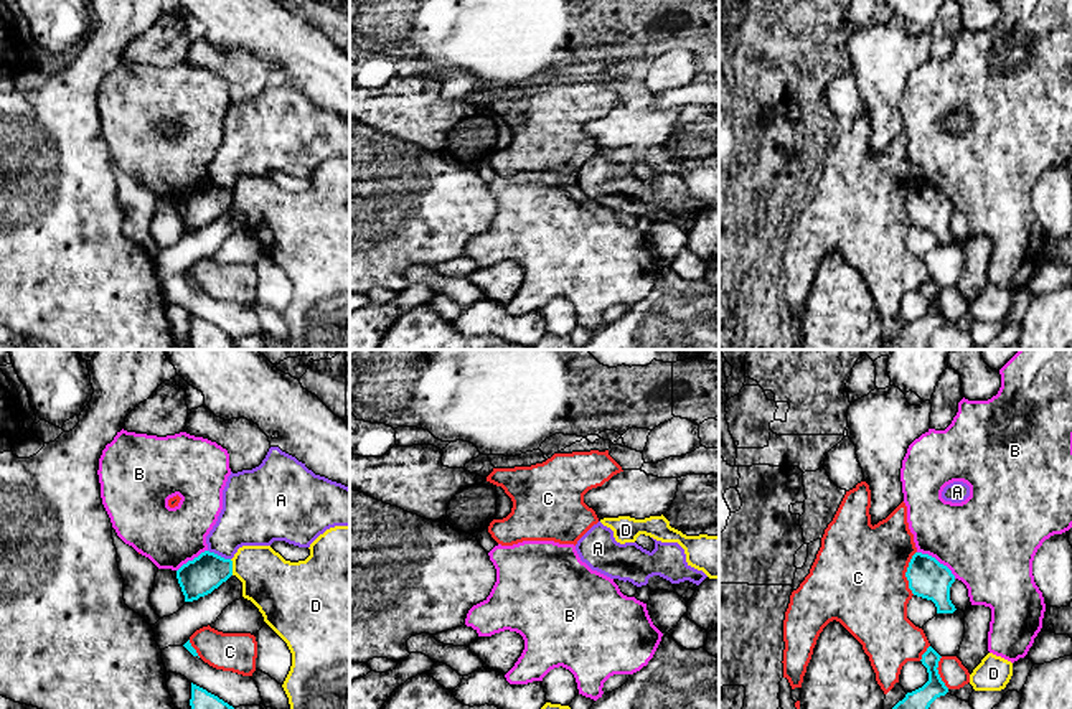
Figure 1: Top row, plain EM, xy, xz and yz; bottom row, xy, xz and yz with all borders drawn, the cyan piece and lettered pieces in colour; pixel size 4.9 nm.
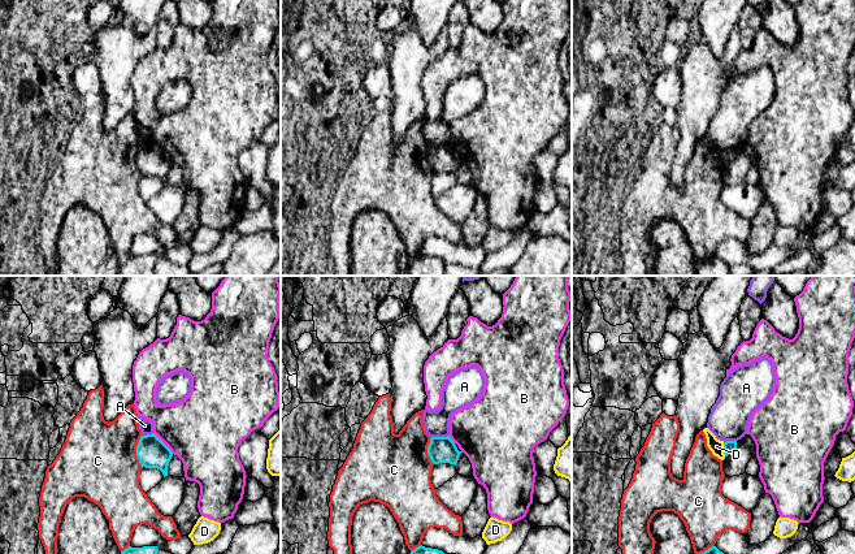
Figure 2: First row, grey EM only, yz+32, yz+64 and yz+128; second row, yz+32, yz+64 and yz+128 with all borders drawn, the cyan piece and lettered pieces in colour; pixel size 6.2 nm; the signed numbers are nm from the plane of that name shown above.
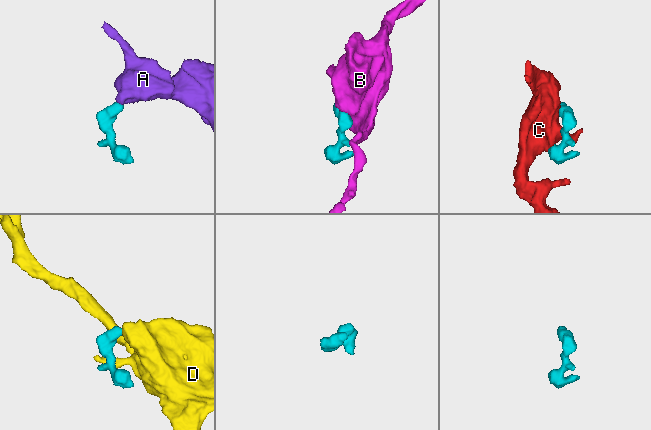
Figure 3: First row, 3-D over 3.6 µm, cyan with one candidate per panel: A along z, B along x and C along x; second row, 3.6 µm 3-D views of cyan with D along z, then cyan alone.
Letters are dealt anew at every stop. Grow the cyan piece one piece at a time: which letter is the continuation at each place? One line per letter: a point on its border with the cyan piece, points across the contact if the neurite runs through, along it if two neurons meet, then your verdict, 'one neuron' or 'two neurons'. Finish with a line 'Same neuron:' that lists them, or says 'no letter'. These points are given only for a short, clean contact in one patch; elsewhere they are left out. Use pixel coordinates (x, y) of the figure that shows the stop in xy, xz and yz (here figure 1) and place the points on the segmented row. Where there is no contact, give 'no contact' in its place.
A: xy (220, 556) | along xy (208, 549), (230, 559) | two neurons
B: yz (935, 559) | along yz (917, 551), (934, 556), (955, 577) | two neurons
C: yz (906, 572) | two neurons
D: xy (231, 568) | along xy (230, 559), (233, 574) | two neurons
Same neuron: no letter

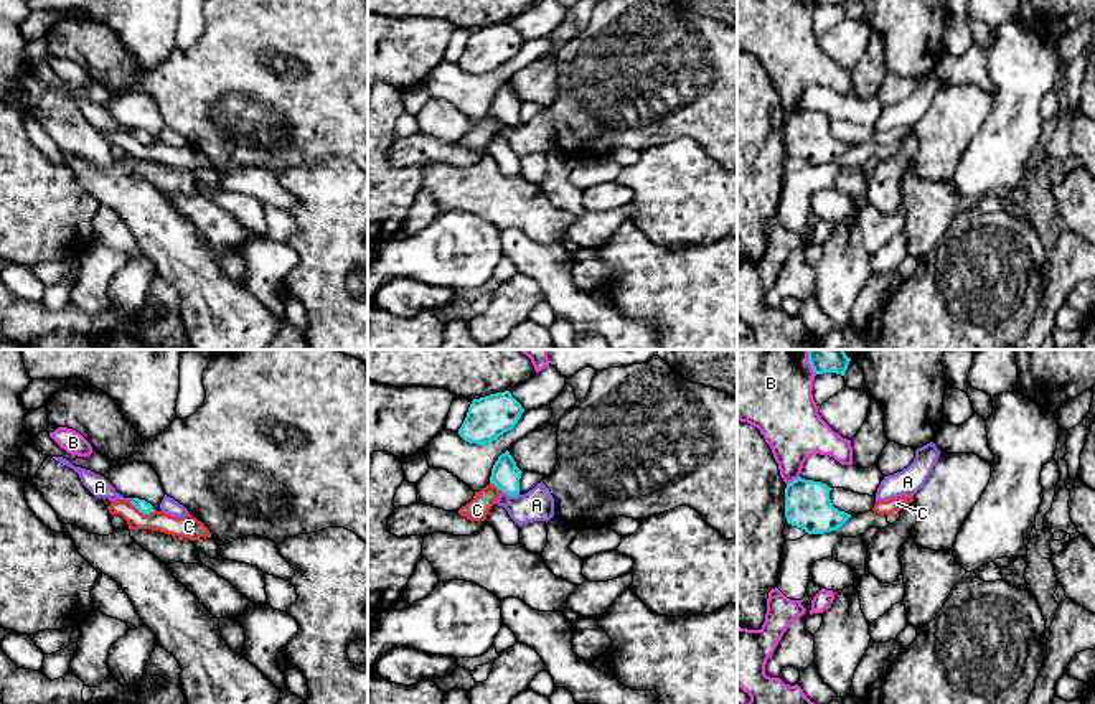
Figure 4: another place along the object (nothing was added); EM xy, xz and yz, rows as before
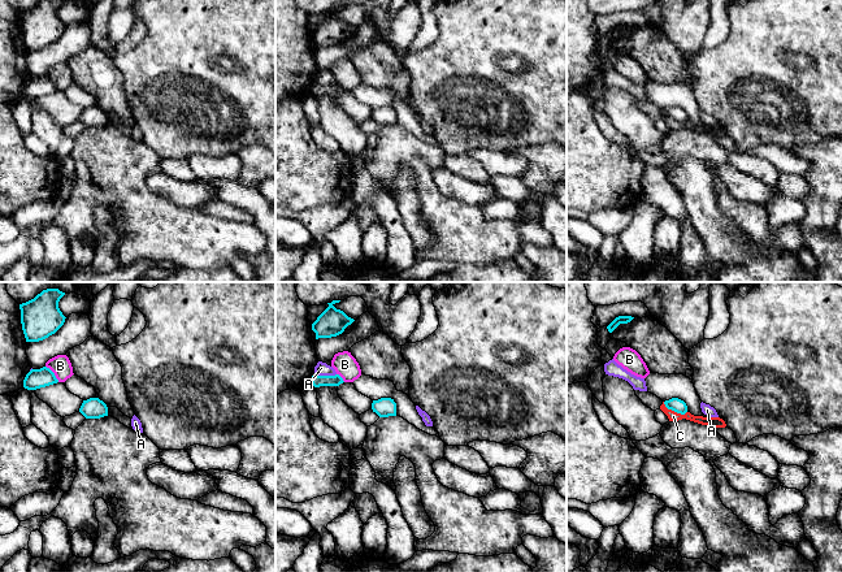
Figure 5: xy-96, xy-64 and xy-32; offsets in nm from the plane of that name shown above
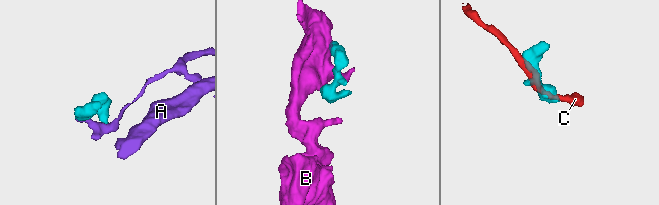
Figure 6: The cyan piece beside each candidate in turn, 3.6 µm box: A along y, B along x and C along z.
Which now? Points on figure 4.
A: xz (512, 495) | two neurons
B: yz (794, 480) | two neurons
C: xy (142, 511) | along xy (129, 502), (144, 513), (155, 510) | two neurons
Same neuron: no letter

